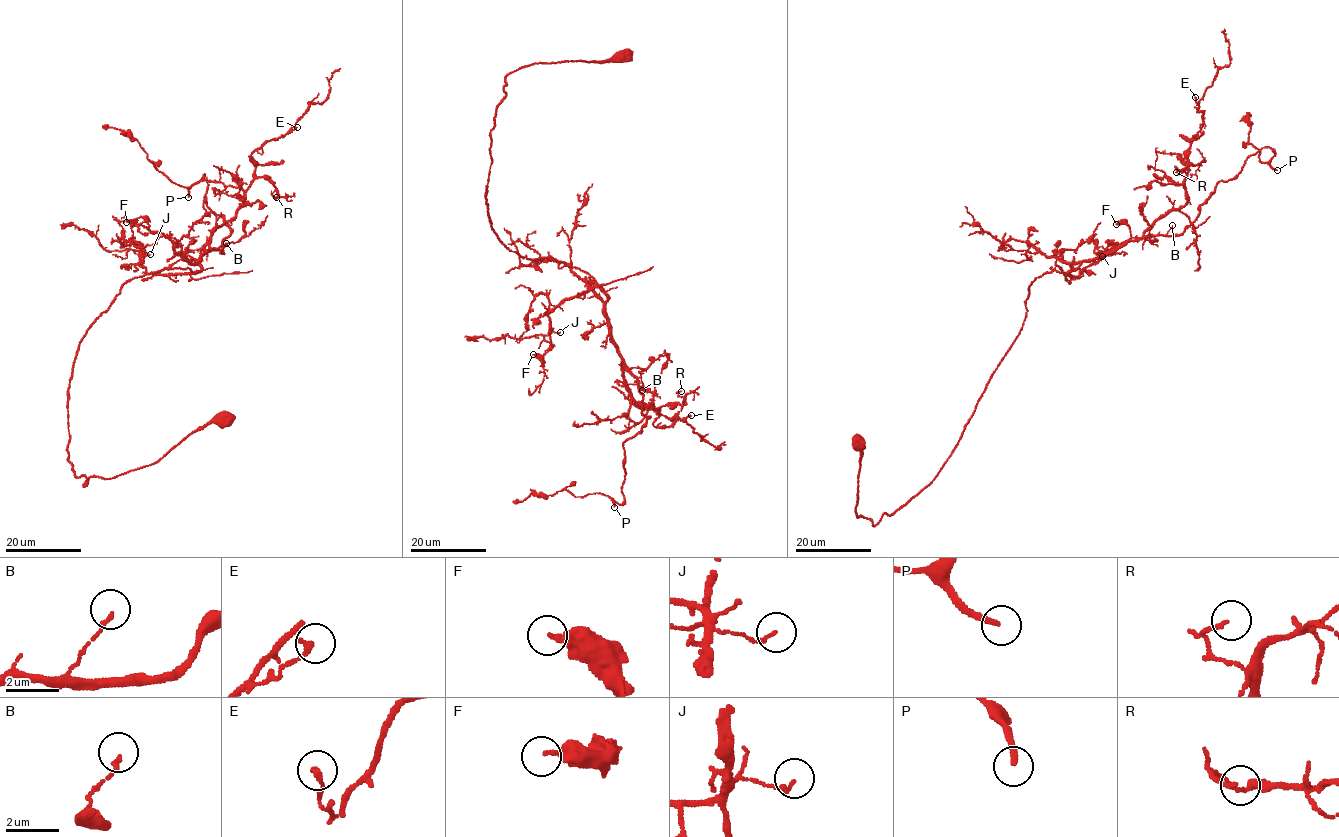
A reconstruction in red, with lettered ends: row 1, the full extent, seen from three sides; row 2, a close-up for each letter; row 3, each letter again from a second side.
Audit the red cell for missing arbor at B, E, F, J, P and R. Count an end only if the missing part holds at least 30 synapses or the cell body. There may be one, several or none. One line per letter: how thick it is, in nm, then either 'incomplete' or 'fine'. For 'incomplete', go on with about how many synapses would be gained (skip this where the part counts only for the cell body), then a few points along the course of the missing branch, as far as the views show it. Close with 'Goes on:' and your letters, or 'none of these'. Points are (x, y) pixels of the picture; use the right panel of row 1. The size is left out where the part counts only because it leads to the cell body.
B: 160 nm thick; fine
E: 200 nm thick; fine
F: 220 nm thick; fine
J: 150 nm thick; fine
P: 200 nm thick; incomplete; about 130 synapses
R: 140 nm thick; fine
Goes on: P

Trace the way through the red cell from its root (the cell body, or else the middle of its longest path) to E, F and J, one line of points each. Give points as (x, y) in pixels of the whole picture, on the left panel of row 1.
E: (222, 420), (84, 486), (67, 460), (88, 328), (129, 280), (200, 271), (251, 155), (297, 127)
F: (222, 420), (149, 465), (75, 476), (80, 341), (129, 280), (191, 272), (146, 272), (126, 222)
J: (222, 420), (84, 486), (68, 461), (88, 328), (129, 280), (191, 272), (148, 274), (150, 254)

